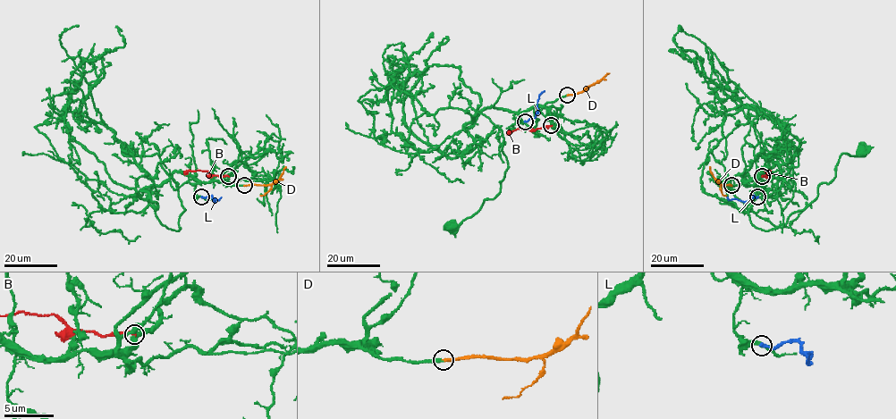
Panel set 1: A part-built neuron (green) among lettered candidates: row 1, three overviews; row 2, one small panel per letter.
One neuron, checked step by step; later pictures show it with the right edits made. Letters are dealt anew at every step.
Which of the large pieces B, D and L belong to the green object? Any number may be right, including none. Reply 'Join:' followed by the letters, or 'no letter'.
Join: D

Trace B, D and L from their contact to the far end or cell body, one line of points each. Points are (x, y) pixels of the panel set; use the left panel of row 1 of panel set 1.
B: (228, 176), (218, 176), (197, 170), (183, 173)
D: (244, 185), (274, 183), (286, 166)
L: (201, 196), (211, 196), (214, 201), (221, 196)

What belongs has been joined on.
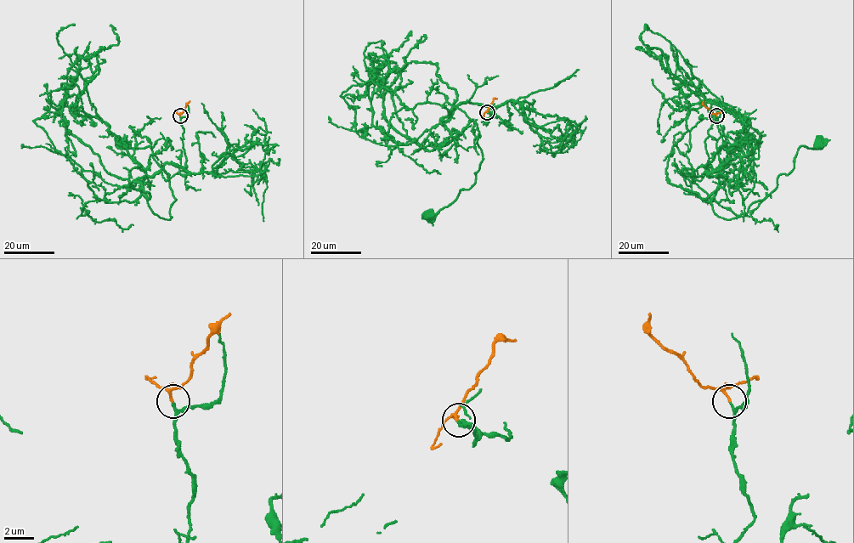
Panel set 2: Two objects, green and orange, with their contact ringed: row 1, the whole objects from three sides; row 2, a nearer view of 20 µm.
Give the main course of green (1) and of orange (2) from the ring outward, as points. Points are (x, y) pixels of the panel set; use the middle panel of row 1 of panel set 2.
1: (487, 112), (494, 117), (461, 102), (442, 120), (455, 107), (473, 121), (483, 160), (469, 189), (428, 212)
2: (487, 112), (493, 99), (497, 98)

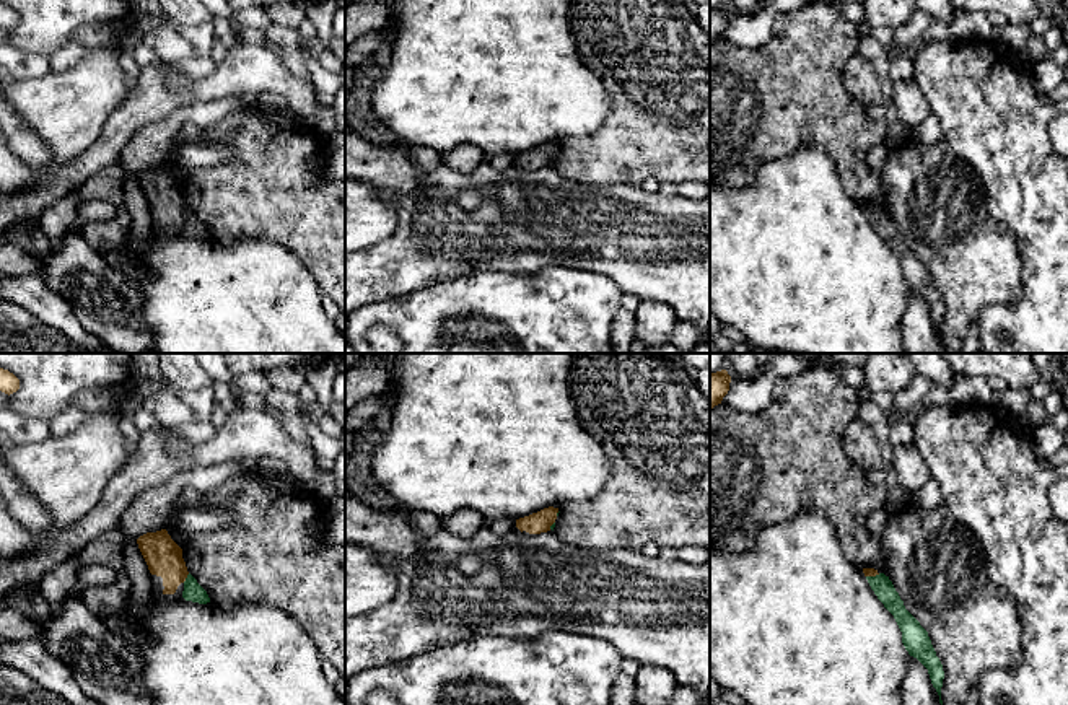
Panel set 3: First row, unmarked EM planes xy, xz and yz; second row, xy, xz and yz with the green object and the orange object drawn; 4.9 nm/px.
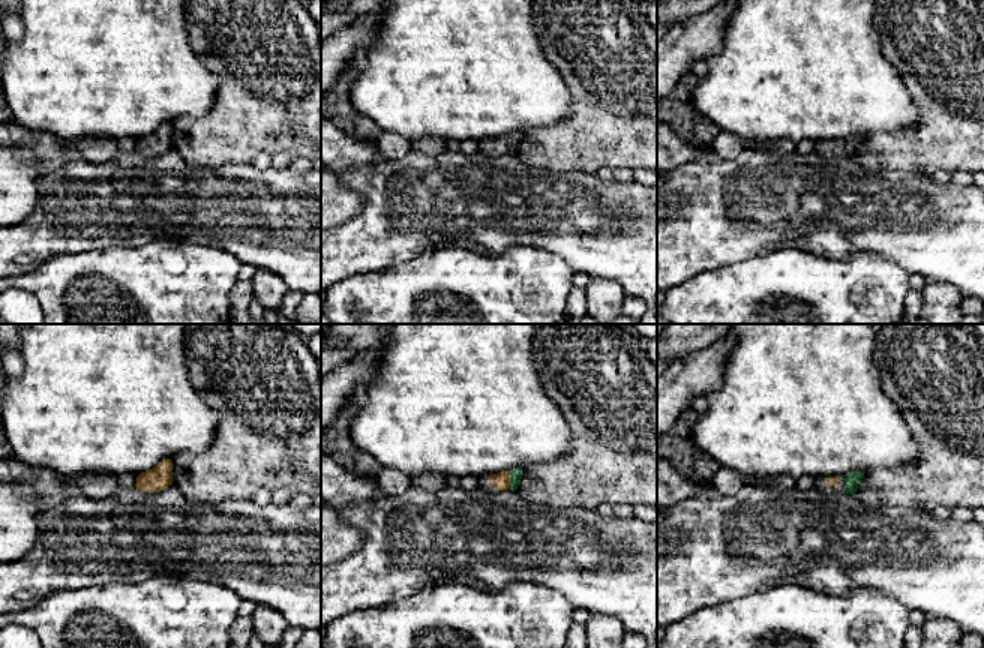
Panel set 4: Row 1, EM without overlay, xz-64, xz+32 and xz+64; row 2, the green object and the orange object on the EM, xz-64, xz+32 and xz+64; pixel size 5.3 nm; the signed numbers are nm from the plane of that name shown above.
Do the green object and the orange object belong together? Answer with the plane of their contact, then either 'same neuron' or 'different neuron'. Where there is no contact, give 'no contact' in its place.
xy | same neuron

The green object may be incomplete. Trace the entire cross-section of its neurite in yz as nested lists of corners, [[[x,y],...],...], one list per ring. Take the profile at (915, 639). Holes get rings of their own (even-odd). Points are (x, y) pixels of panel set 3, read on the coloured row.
[[[863,568],[863,573],[884,607],[894,615],[900,632],[902,643],[910,656],[917,658],[926,669],[933,687],[936,689],[941,700],[941,687],[944,679],[944,671],[936,651],[931,645],[928,632],[920,625],[920,622],[905,609],[904,601],[895,591],[892,581],[884,573],[874,568]]]

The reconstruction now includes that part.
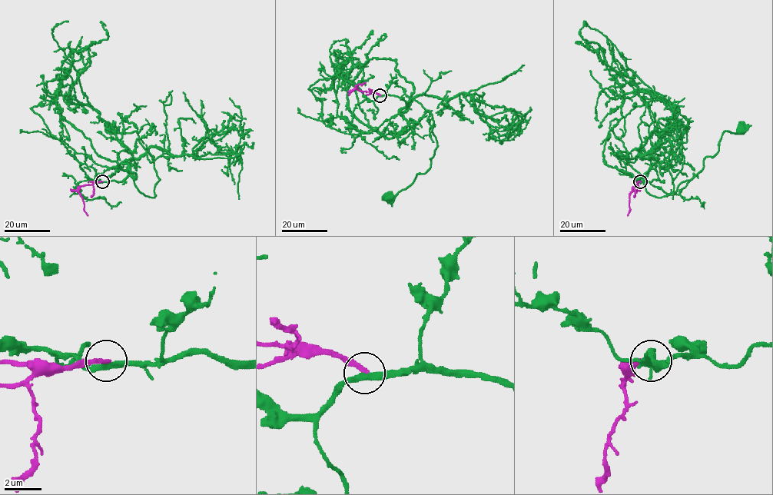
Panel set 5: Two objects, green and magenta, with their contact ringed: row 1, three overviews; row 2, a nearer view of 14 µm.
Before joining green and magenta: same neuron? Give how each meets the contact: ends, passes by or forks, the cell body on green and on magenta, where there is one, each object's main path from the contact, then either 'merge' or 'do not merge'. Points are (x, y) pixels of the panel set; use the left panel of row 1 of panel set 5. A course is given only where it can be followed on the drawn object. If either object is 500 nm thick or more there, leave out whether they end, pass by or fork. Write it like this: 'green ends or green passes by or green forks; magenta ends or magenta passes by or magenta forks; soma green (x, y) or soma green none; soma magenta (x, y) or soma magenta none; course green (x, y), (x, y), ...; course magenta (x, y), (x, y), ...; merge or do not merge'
green passes by; magenta ends; soma green (110, 128); soma magenta none; course green (102, 181), (121, 181), (129, 175), (138, 190), (154, 197), (160, 180), (138, 133), (111, 128); course magenta (102, 181), (83, 184), (78, 189), (84, 210), (87, 215); do not merge

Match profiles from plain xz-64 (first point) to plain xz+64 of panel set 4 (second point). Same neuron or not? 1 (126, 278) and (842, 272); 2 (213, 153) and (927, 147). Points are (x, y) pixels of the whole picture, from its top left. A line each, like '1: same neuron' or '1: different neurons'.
1: same neuron
2: same neuron

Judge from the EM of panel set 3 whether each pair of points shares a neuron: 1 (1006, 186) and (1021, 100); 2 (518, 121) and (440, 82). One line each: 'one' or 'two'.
1: one
2: one

